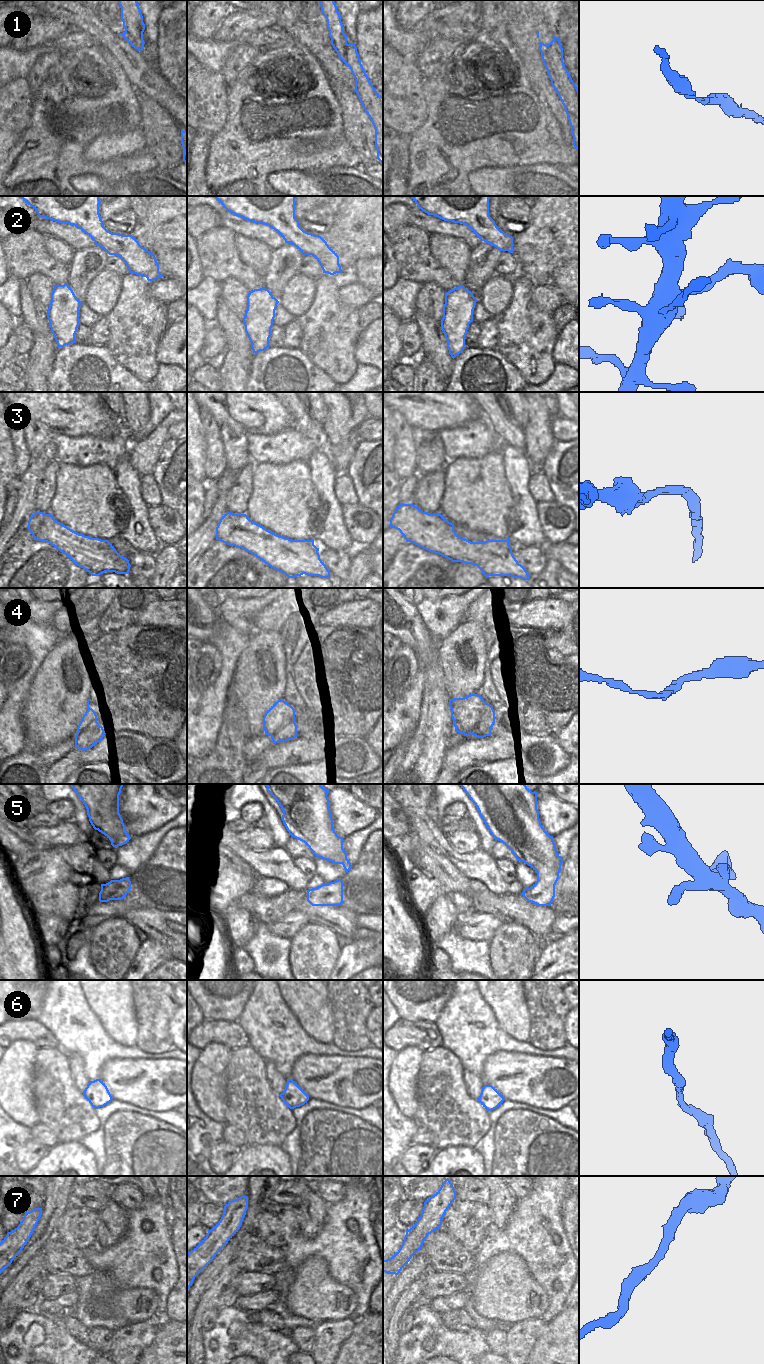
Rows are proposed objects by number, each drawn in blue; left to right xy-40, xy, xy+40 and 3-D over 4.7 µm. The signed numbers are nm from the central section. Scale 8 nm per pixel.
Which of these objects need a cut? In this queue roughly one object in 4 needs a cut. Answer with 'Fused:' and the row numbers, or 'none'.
Fused: none

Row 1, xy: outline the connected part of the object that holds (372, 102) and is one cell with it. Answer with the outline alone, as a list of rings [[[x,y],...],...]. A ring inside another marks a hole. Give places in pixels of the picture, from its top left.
[[[320,0],[321,13],[327,20],[331,45],[355,78],[355,92],[375,128],[377,159],[383,163],[383,97],[371,84],[359,58],[355,43],[347,43],[341,16],[334,0]]]

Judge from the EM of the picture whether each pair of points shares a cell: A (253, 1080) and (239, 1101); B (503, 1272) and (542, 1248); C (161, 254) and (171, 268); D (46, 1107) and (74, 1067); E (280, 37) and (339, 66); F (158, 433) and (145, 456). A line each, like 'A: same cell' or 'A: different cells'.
A: same cell
B: different cells
C: same cell
D: different cells
E: different cells
F: same cell

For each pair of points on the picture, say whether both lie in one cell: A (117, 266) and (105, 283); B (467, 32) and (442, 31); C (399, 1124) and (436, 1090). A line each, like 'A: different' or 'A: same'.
A: different
B: same
C: different

